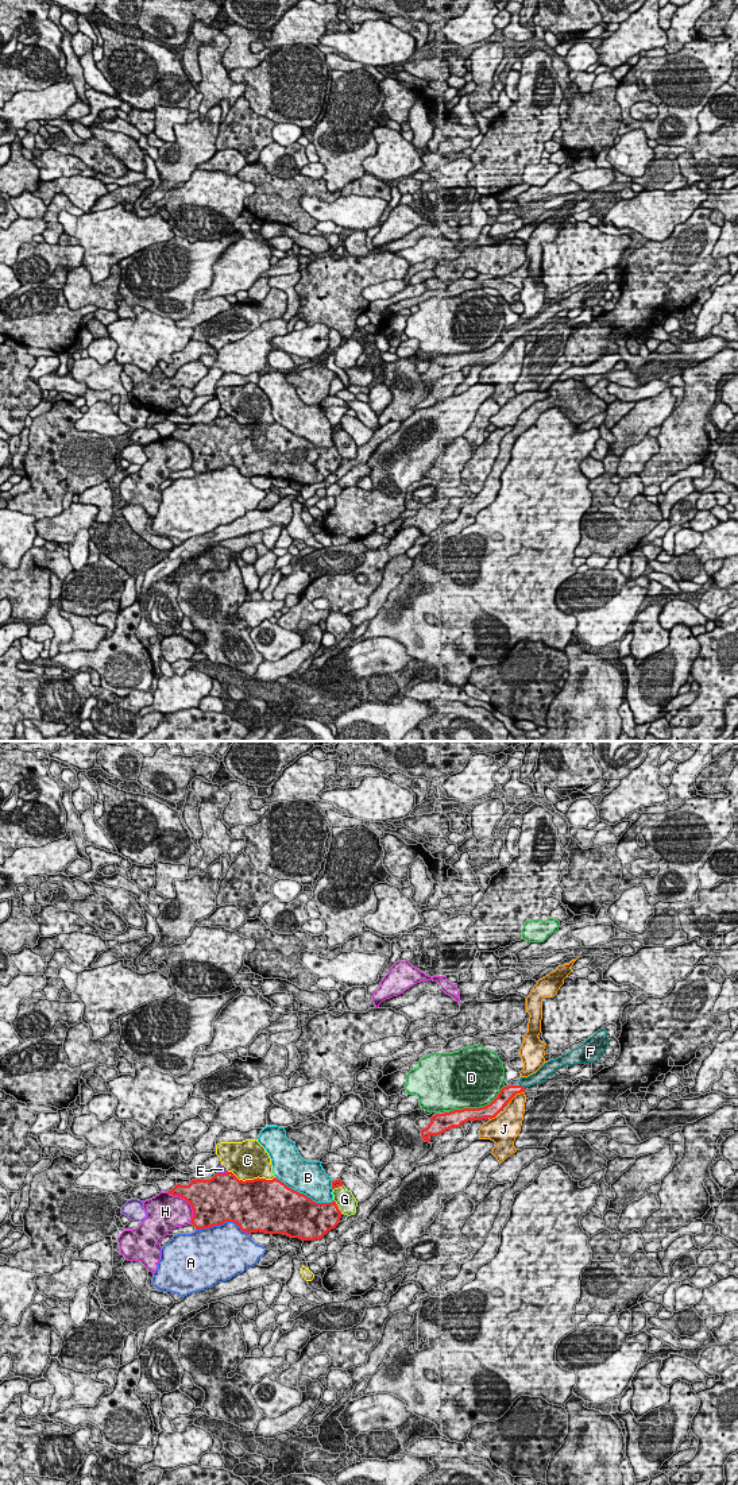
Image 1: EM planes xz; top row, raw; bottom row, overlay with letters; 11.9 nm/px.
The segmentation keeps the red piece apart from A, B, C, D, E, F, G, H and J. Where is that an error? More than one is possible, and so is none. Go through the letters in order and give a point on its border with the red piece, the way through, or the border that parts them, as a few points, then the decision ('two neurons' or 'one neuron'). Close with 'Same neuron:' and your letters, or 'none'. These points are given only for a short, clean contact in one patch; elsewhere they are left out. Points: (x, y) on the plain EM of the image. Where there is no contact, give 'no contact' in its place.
A: xz (223, 467) | two neurons
B: xz (302, 438) | two neurons
C: xz (251, 424) | two neurons
D: xz (479, 351) | two neurons
E: xz (223, 417) | two neurons
F: xz (521, 330) | across xz (506, 338), (521, 330), (537, 321) | one neuron
G: xz (337, 451) | two neurons
H: xz (186, 444) | two neurons
J: xz (516, 338) | two neurons
Same neuron: F

